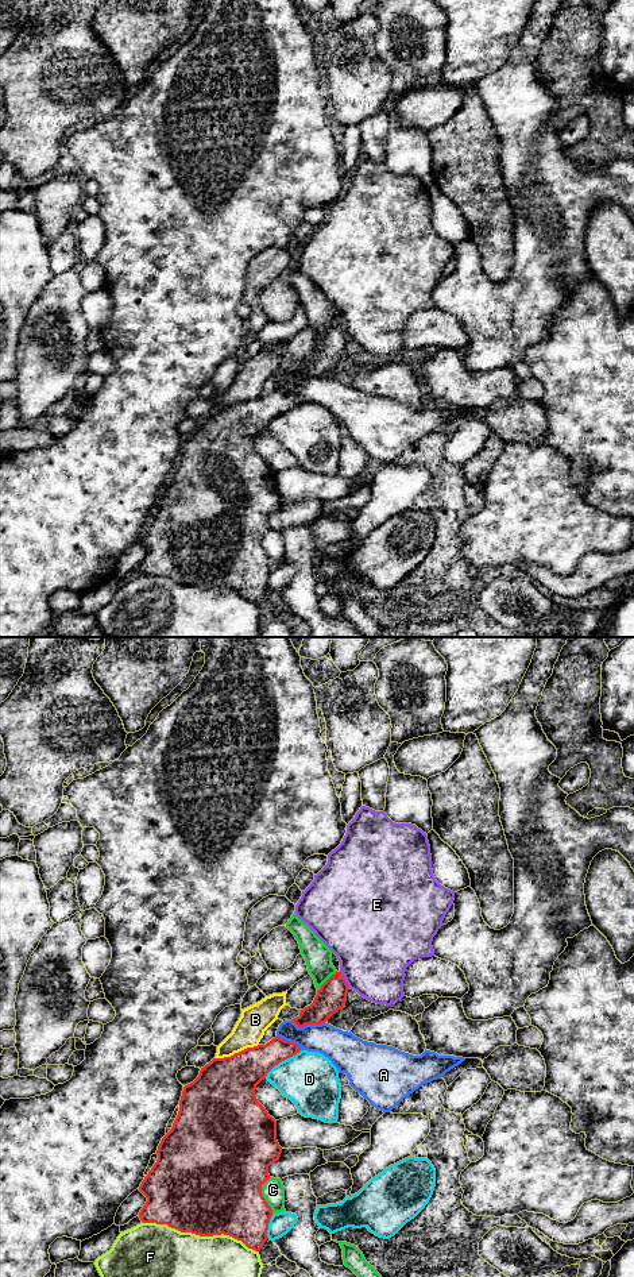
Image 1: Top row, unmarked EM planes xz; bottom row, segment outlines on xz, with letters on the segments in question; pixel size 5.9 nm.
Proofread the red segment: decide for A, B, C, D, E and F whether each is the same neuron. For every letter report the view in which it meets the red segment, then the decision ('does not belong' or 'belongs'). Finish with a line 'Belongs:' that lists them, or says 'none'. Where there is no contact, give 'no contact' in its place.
A: xz | does not belong
B: xz | does not belong
C: xz | does not belong
D: xz | does not belong
E: xz | belongs
F: xz | does not belong
Belongs: E

